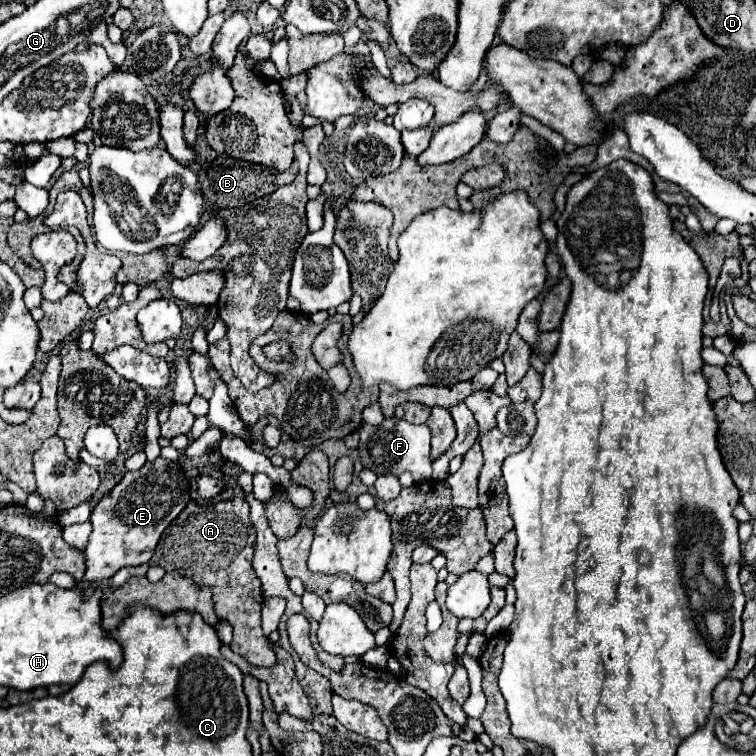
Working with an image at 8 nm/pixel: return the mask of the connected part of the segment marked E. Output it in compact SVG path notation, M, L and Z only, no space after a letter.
M163 456L155 458L153 462L145 462L143 468L135 472L125 472L121 482L115 484L115 488L105 494L97 506L93 508L89 522L93 524L93 532L89 536L89 544L85 550L85 580L107 580L111 578L119 568L123 566L141 566L147 564L155 552L155 546L163 534L163 530L179 516L179 512L189 504L189 480L183 472L183 466L179 460L167 460Z

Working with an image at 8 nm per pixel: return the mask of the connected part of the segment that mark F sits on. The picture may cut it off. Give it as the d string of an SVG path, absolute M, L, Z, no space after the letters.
M385 418L383 424L379 426L379 430L371 424L361 424L359 426L359 456L361 456L361 464L363 468L373 470L375 474L393 474L399 476L401 472L411 472L415 482L423 482L423 480L431 480L431 432L427 430L427 426L415 426L409 424L405 420L399 418Z

